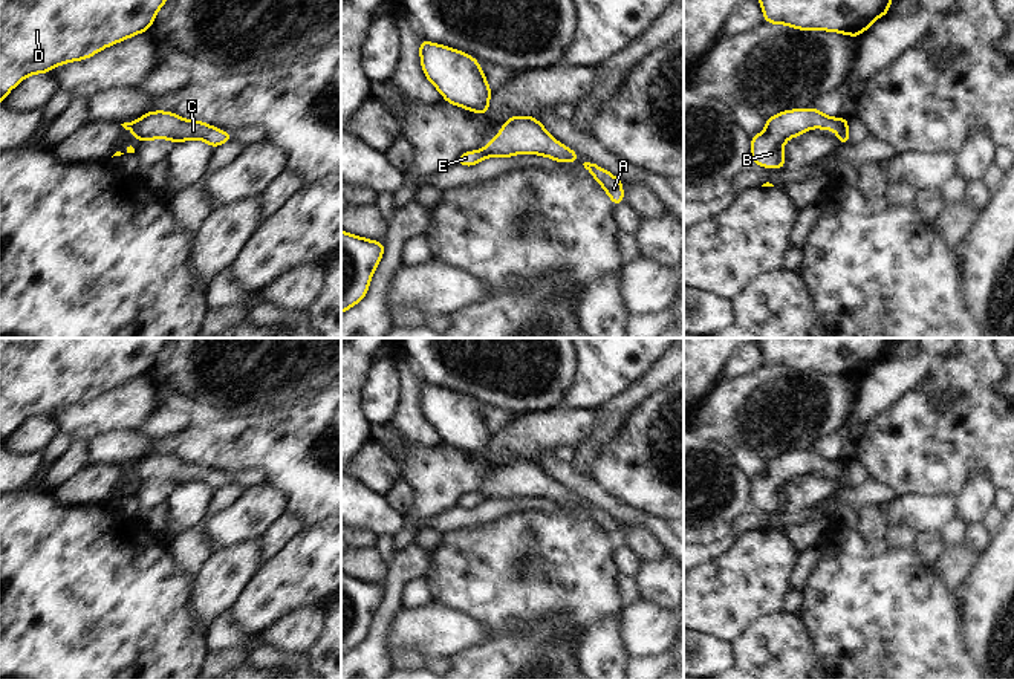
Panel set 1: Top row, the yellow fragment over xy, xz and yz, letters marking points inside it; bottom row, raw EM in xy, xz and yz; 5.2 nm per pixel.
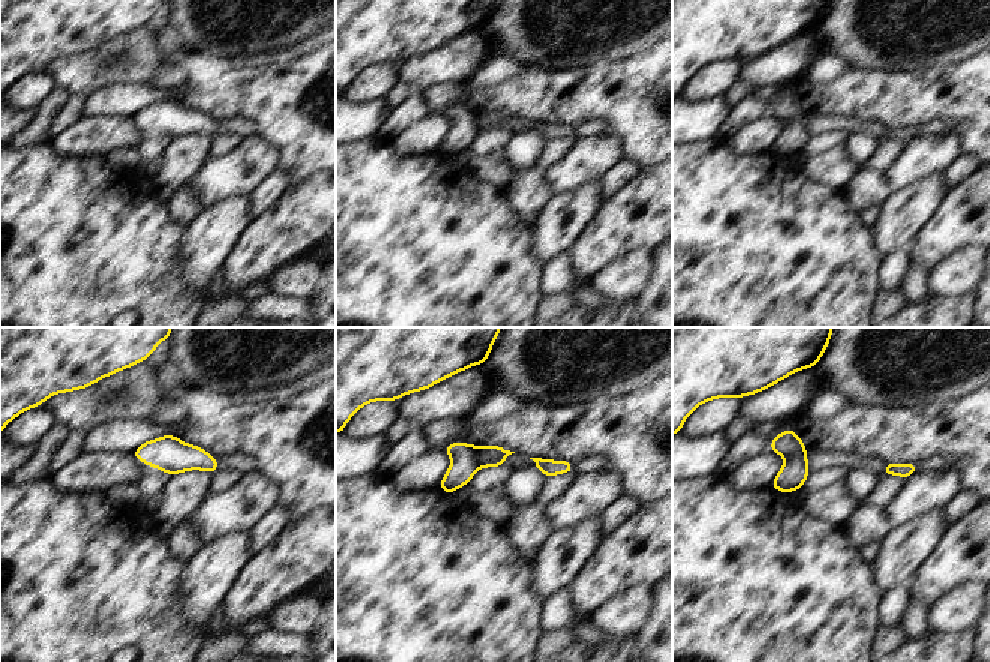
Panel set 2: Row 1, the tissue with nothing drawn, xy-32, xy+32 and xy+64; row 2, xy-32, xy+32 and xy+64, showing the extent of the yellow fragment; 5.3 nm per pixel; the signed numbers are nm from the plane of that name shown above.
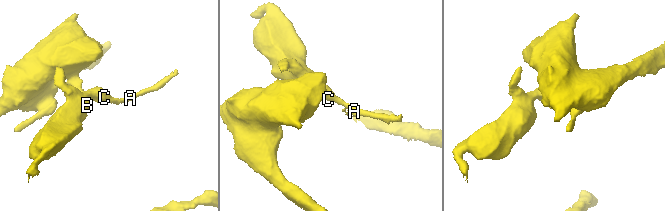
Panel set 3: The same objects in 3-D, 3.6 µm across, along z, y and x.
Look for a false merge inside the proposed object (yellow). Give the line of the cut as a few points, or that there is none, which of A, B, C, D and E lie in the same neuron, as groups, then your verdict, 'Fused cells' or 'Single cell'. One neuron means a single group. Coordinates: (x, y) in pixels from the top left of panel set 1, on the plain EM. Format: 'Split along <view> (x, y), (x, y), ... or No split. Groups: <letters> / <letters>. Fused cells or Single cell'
Split along xy (133, 465), (142, 482). Groups: A B C / D E. Fused cells

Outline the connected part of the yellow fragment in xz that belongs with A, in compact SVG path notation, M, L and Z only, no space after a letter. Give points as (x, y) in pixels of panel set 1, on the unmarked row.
M584 505L583 508L604 531L615 549L624 546L624 532L621 521L615 520L610 514L598 509L596 506Z

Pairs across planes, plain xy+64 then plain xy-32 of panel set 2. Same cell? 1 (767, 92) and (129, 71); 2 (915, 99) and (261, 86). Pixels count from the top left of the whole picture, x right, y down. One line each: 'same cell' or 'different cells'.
1: different cells
2: same cell

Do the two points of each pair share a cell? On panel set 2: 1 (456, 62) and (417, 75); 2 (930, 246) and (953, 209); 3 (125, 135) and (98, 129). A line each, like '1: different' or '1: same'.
1: same
2: same
3: same

